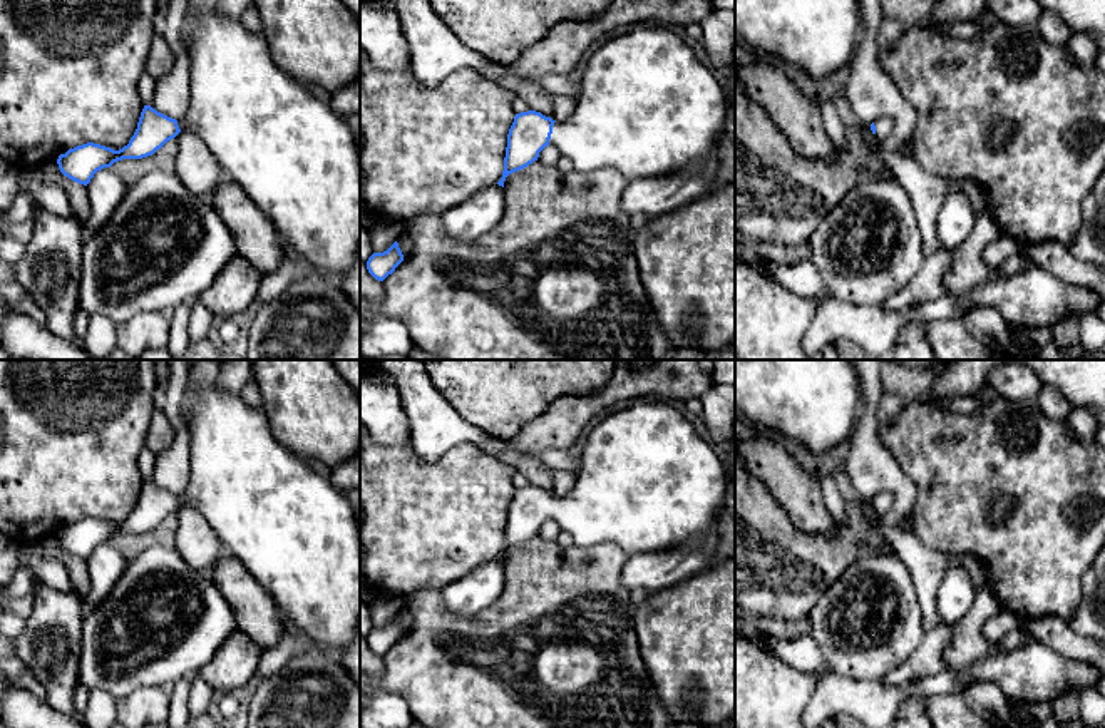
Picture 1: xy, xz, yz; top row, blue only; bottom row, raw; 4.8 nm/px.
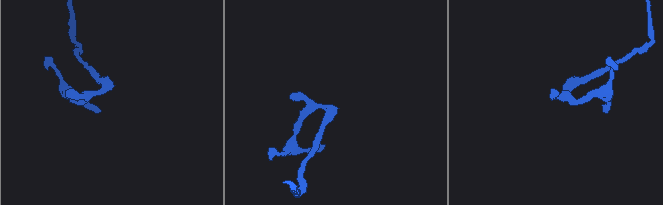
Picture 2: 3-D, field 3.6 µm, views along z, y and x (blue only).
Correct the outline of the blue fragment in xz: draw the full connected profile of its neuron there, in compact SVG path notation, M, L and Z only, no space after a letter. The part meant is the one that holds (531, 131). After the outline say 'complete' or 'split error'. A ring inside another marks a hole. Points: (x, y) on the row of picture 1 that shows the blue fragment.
M635 25L626 35L616 37L594 50L584 60L576 109L566 122L556 122L536 110L516 114L507 134L502 177L504 187L509 174L537 161L546 146L559 149L561 156L573 161L574 169L589 172L594 169L618 169L628 181L660 177L683 169L702 171L715 146L723 141L728 95L717 79L715 69L703 65L695 52L665 25Z; split error

